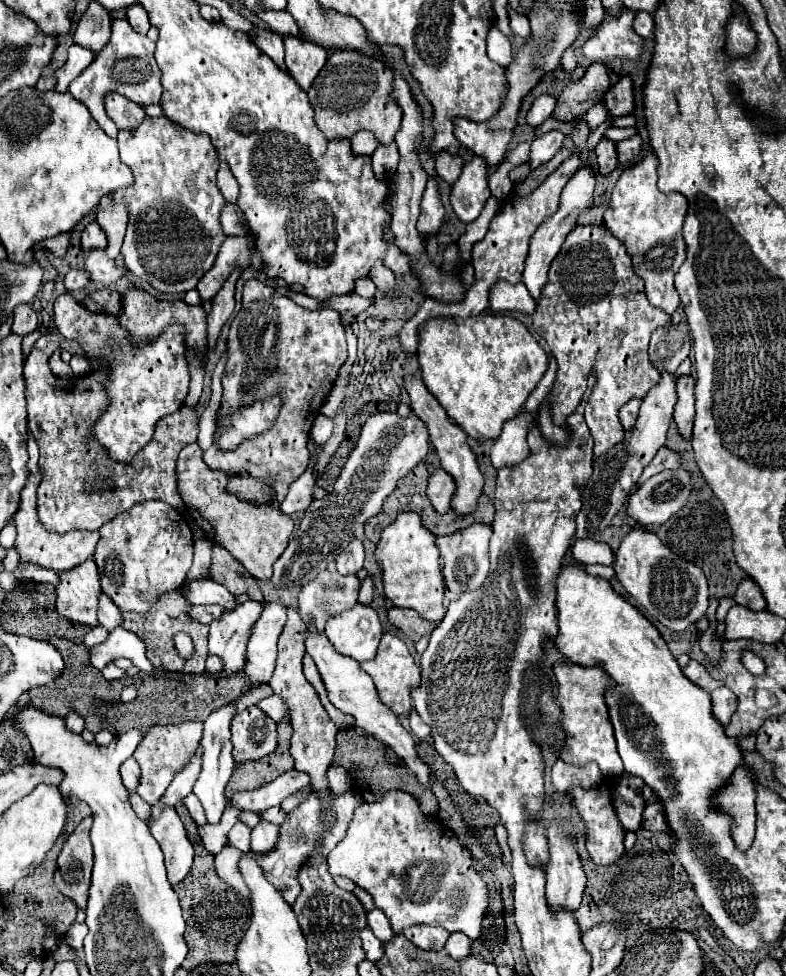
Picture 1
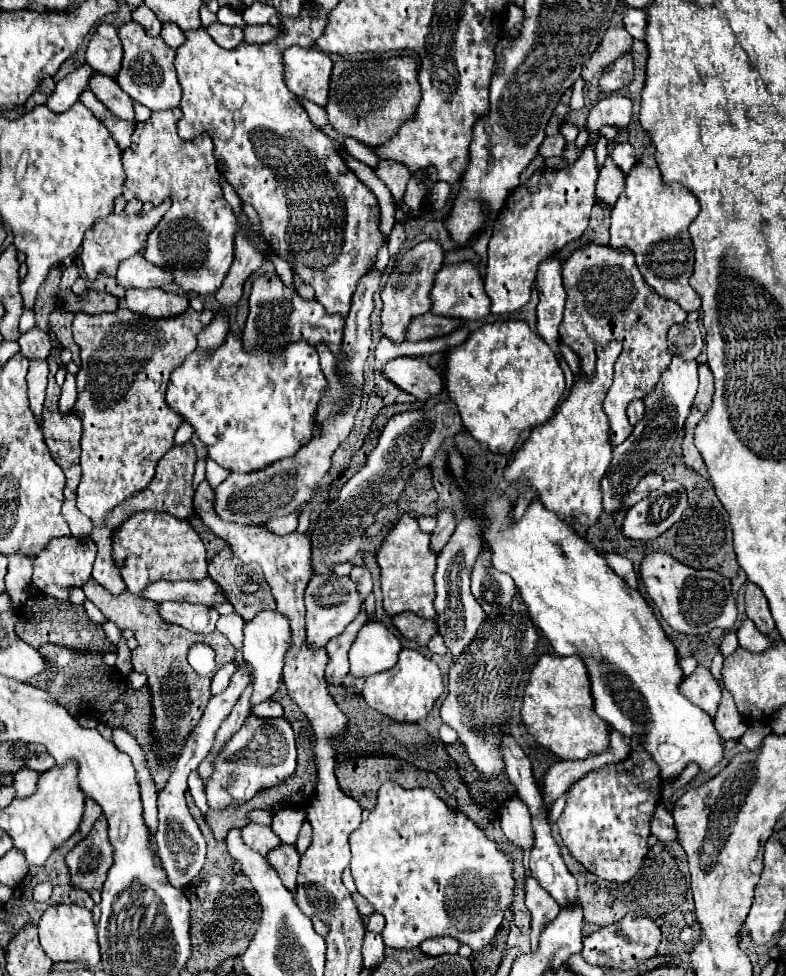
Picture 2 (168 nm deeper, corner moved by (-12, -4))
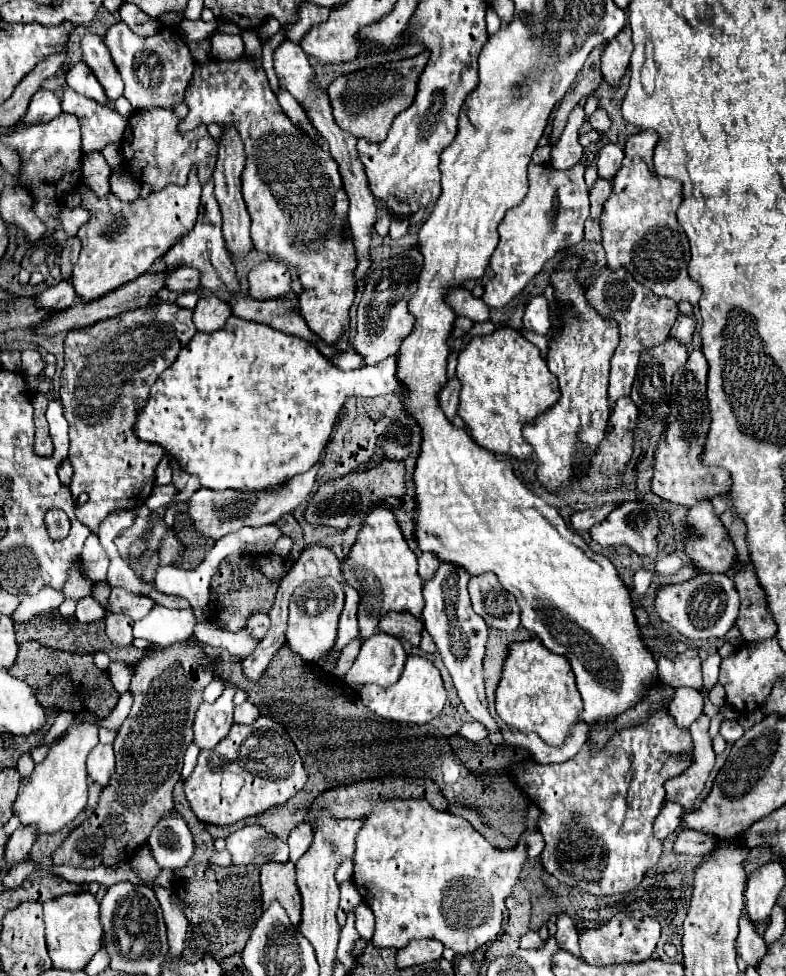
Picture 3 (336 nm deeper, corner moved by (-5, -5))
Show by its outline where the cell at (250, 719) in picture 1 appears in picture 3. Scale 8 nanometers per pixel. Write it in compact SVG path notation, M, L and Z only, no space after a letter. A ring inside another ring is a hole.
M259 716L259 720L247 726L233 724L231 732L215 748L199 754L193 774L189 776L189 780L185 780L185 796L201 822L223 826L265 812L277 804L285 804L297 790L303 788L305 780L307 776L303 770L303 762L285 728L267 716Z

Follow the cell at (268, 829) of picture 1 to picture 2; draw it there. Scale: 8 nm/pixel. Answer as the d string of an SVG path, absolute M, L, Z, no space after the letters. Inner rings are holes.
M282 843L280 847L276 847L274 851L268 853L268 863L274 867L274 871L282 879L284 887L288 887L288 891L292 891L292 893L296 893L298 861L300 861L300 855L296 853L296 849L292 845L286 845L286 843Z

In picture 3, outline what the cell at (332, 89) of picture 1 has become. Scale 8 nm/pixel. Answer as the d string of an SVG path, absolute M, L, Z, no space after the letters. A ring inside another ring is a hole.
M421 52L413 58L405 58L399 62L385 62L385 64L357 70L353 74L337 76L327 88L331 106L333 106L335 124L341 130L353 134L355 138L383 142L387 138L387 130L393 118L401 110L409 108L409 104L413 102L417 92L417 80L419 80L419 74L423 72L427 56L429 56L427 52ZM353 88L355 88L355 96L353 96Z

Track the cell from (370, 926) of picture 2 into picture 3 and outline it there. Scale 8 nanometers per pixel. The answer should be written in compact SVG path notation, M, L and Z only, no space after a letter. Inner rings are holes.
M359 904L355 908L355 916L357 916L357 932L361 938L369 940L373 936L373 926L375 926L375 918L373 912L367 904Z

